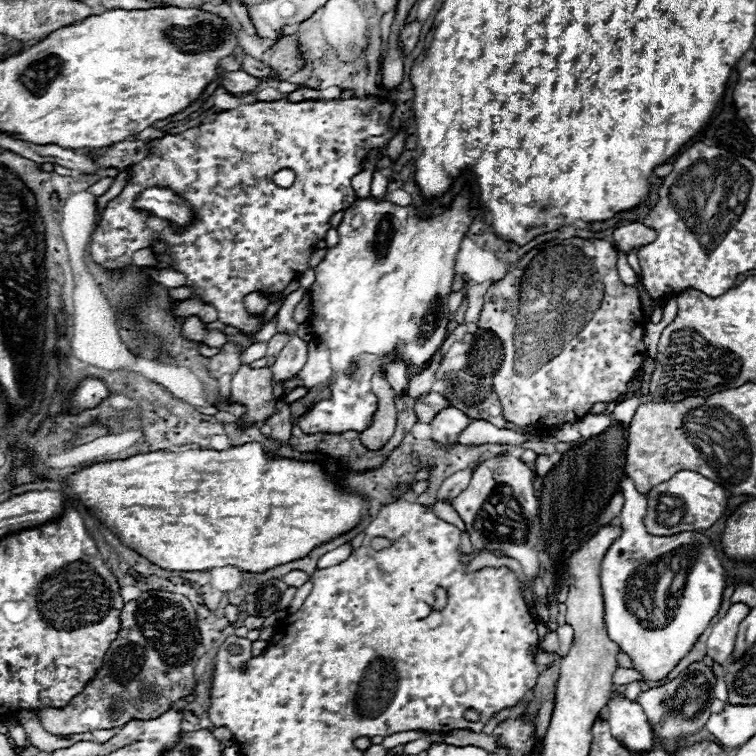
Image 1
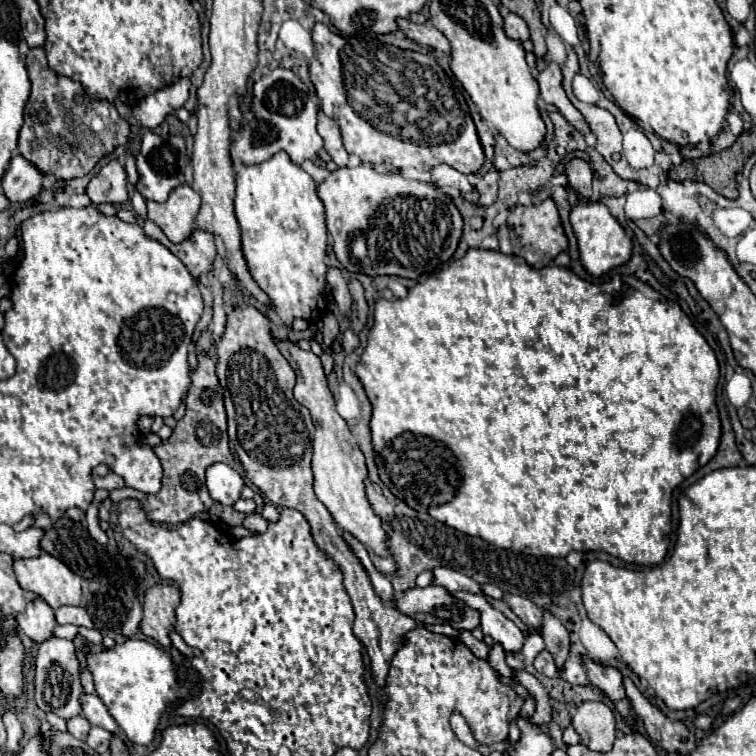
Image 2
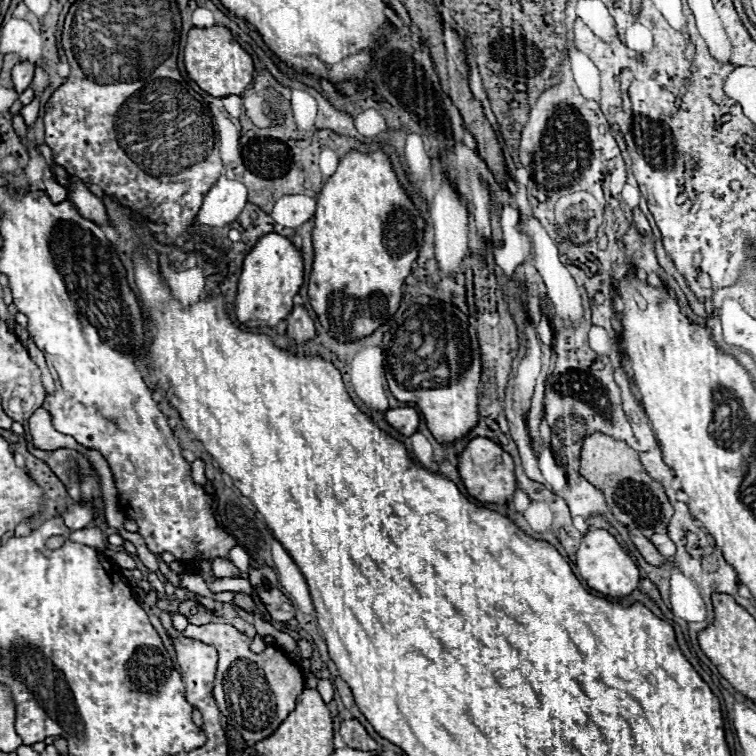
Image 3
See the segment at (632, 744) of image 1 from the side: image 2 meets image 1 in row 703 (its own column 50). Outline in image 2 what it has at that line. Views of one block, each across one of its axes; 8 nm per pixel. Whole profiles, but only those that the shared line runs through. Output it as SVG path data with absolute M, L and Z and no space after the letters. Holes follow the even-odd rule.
M42 598L32 600L24 612L18 612L16 622L18 622L18 630L38 644L48 640L56 626L54 612Z

